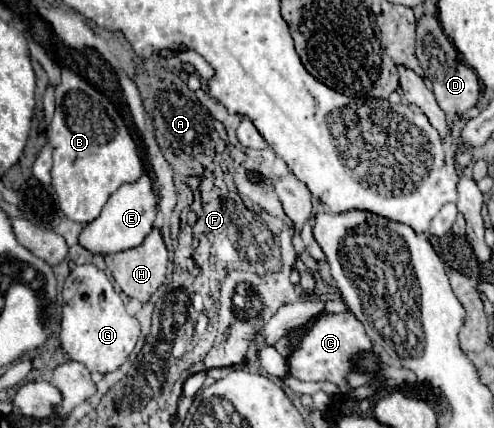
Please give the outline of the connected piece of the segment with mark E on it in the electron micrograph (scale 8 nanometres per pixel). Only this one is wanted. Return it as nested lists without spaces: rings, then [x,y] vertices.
[[[143,175],[135,183],[121,185],[105,203],[101,215],[87,223],[79,235],[79,245],[85,247],[93,255],[113,255],[125,249],[133,249],[143,243],[143,239],[153,229],[153,221],[157,215],[159,197],[153,191],[153,181],[149,175]]]

